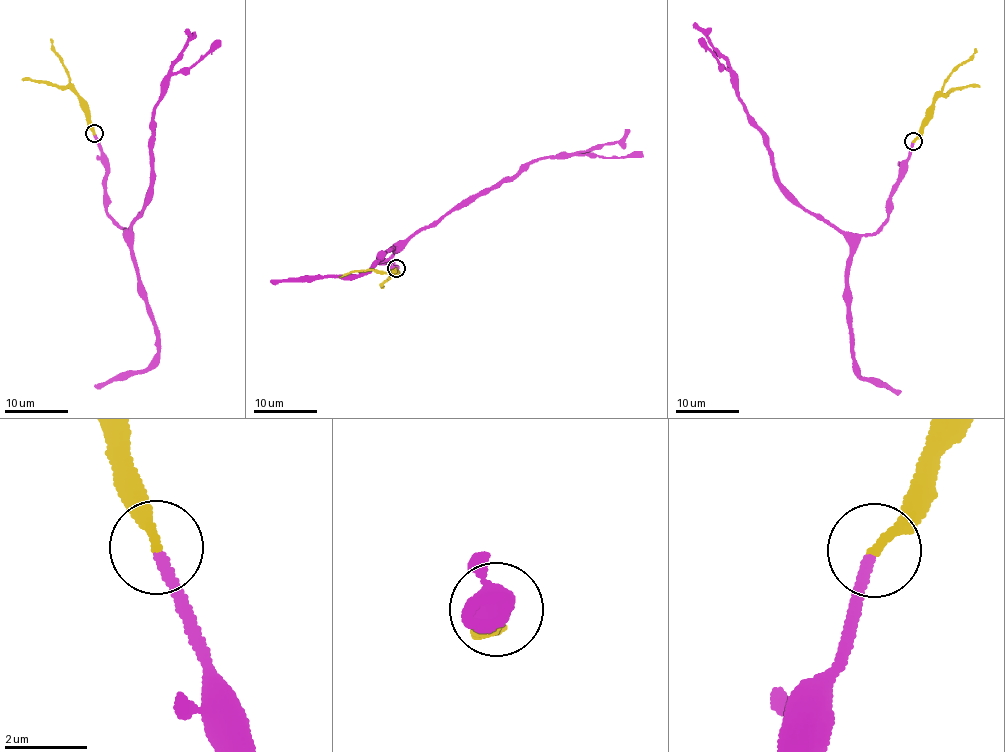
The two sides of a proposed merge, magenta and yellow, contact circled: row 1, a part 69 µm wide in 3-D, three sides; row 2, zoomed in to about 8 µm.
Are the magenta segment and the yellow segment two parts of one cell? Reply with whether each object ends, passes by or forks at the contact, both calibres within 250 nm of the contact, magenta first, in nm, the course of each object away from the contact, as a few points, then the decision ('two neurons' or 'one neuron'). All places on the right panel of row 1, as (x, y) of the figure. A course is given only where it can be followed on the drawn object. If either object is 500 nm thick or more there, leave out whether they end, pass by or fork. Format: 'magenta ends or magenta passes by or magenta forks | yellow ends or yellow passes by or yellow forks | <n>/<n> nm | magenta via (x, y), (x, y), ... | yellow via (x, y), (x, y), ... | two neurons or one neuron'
magenta ends | yellow ends | 240/240 nm | magenta via (913, 142), (888, 217), (870, 235), (844, 234), (777, 181), (766, 134), (701, 38) | yellow via (913, 140), (921, 121), (940, 96), (979, 87) | one neuron

